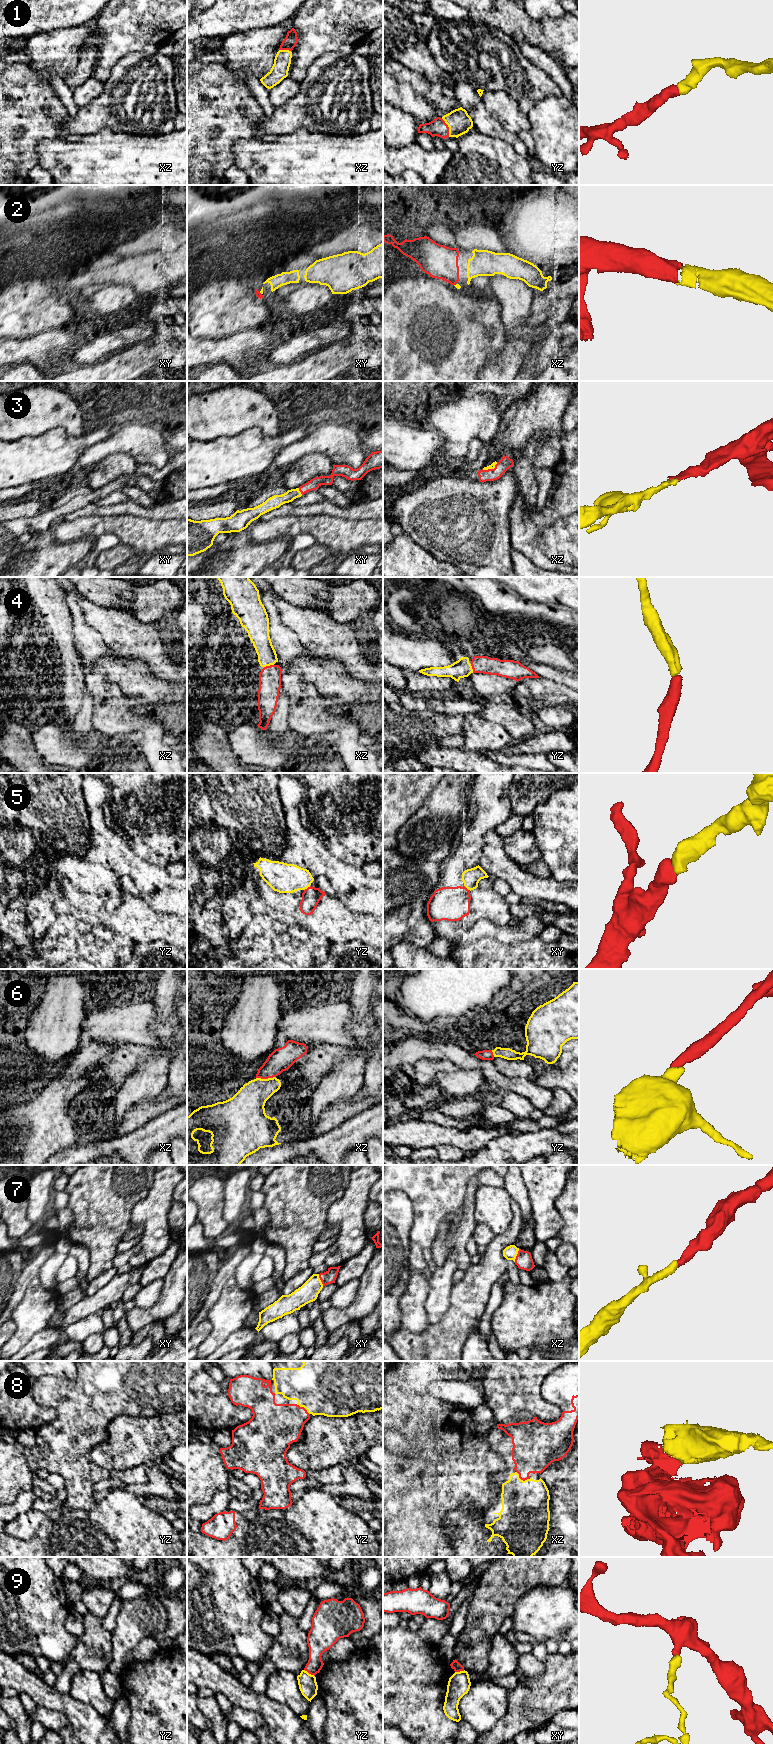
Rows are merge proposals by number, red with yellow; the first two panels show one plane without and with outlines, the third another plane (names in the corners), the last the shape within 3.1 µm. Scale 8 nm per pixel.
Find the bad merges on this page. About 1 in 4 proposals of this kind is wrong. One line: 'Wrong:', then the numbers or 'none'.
Wrong: 9

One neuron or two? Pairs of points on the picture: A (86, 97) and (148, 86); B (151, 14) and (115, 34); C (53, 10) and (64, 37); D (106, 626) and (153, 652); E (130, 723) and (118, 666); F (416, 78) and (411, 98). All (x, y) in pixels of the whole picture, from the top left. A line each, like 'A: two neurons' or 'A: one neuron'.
A: two neurons
B: one neuron
C: two neurons
D: one neuron
E: two neurons
F: two neurons

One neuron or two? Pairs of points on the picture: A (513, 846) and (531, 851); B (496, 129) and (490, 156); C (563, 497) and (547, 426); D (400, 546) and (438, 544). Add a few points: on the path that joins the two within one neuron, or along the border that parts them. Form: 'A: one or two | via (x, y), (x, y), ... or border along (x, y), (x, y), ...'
A: one | via (517, 846), (527, 851)
B: two | border along (479, 132), (507, 141), (514, 150)
C: two | border along (559, 461), (552, 468)
D: two | border along (397, 534), (408, 535), (437, 559)

